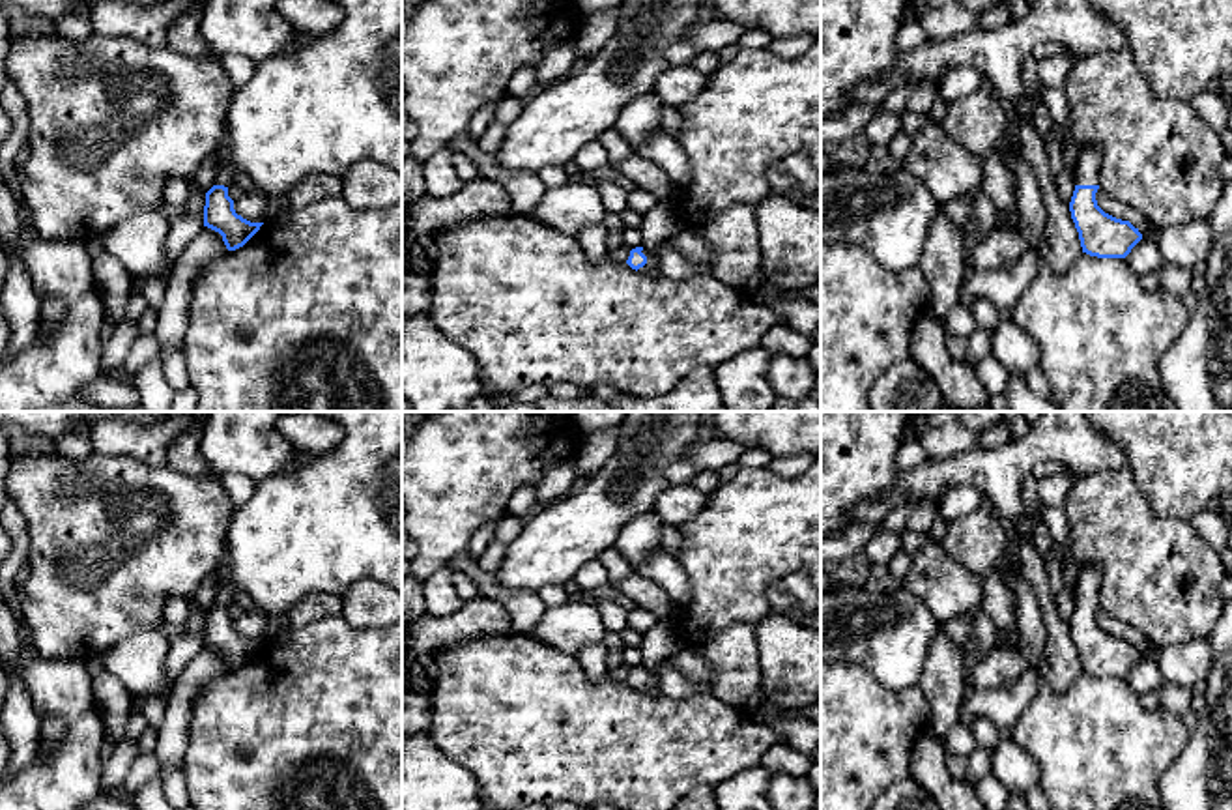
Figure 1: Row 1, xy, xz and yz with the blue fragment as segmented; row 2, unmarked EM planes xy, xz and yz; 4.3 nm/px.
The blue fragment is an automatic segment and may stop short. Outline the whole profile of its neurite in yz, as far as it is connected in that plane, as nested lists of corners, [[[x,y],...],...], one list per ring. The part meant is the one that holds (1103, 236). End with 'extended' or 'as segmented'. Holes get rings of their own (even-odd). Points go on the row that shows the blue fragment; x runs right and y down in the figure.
[[[1088,144],[1079,150],[1075,191],[1069,202],[1082,253],[1097,258],[1125,258],[1142,239],[1129,221],[1105,213],[1096,200],[1099,189],[1101,152]]] | extended

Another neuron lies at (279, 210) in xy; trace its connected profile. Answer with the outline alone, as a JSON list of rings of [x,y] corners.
[[[265,195],[265,202],[267,202],[265,223],[280,226],[290,221],[294,206],[290,204],[286,195],[280,196]]]

